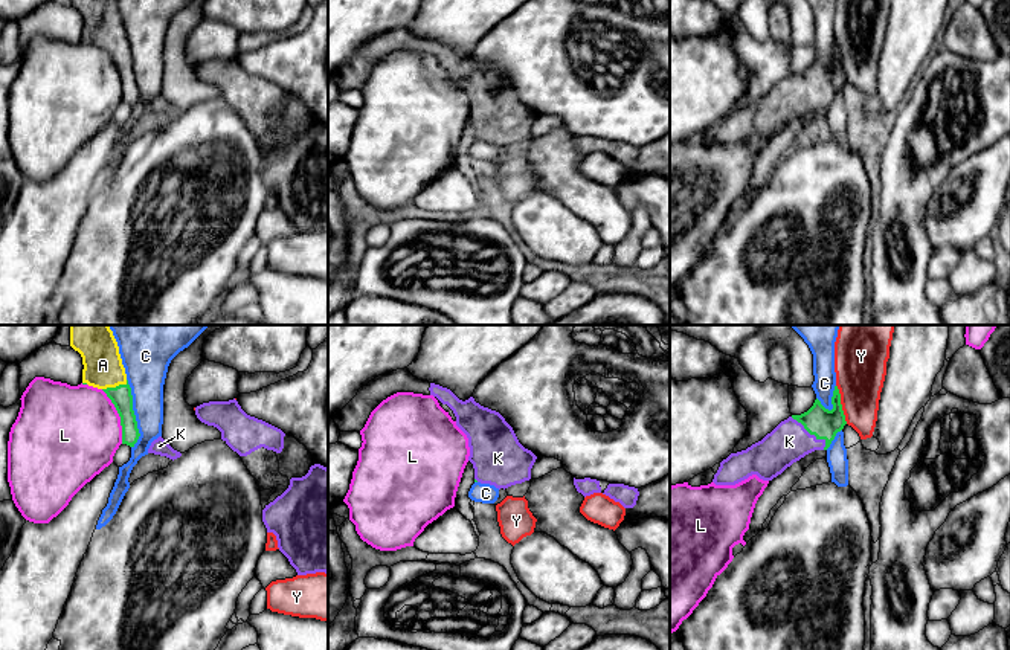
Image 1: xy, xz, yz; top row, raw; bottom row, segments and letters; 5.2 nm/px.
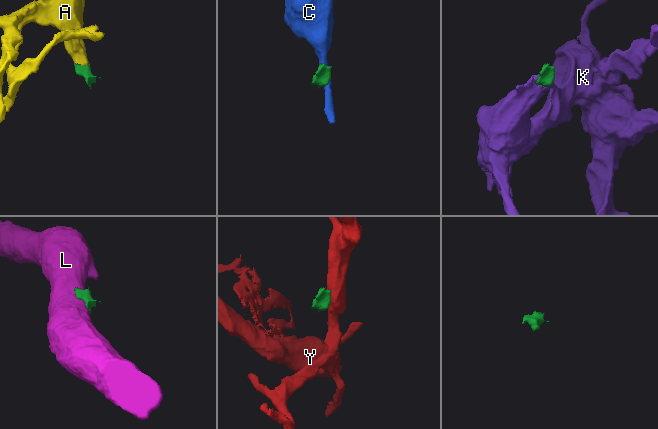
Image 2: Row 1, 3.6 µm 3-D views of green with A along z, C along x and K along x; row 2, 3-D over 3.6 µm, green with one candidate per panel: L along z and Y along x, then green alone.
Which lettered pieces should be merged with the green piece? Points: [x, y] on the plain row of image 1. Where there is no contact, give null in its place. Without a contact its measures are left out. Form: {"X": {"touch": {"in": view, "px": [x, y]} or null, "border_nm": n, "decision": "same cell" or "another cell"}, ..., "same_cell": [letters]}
{"A": {"touch": {"in": "xy", "px": [116, 45]}, "border_nm": 140, "decision": "same cell"}, "C": {"touch": {"in": "xy", "px": [133, 72]}, "border_nm": 360, "decision": "another cell"}, "K": {"touch": {"in": "yz", "px": [812, 92]}, "border_nm": 260, "decision": "same cell"}, "L": {"touch": {"in": "xy", "px": [119, 74]}, "border_nm": 300, "decision": "another cell"}, "Y": {"touch": {"in": "yz", "px": [841, 63]}, "border_nm": 220, "decision": "another cell"}, "same_cell": ["A", "K"]}

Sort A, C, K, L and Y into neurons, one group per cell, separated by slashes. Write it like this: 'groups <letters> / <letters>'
groups A K / C / L / Y

